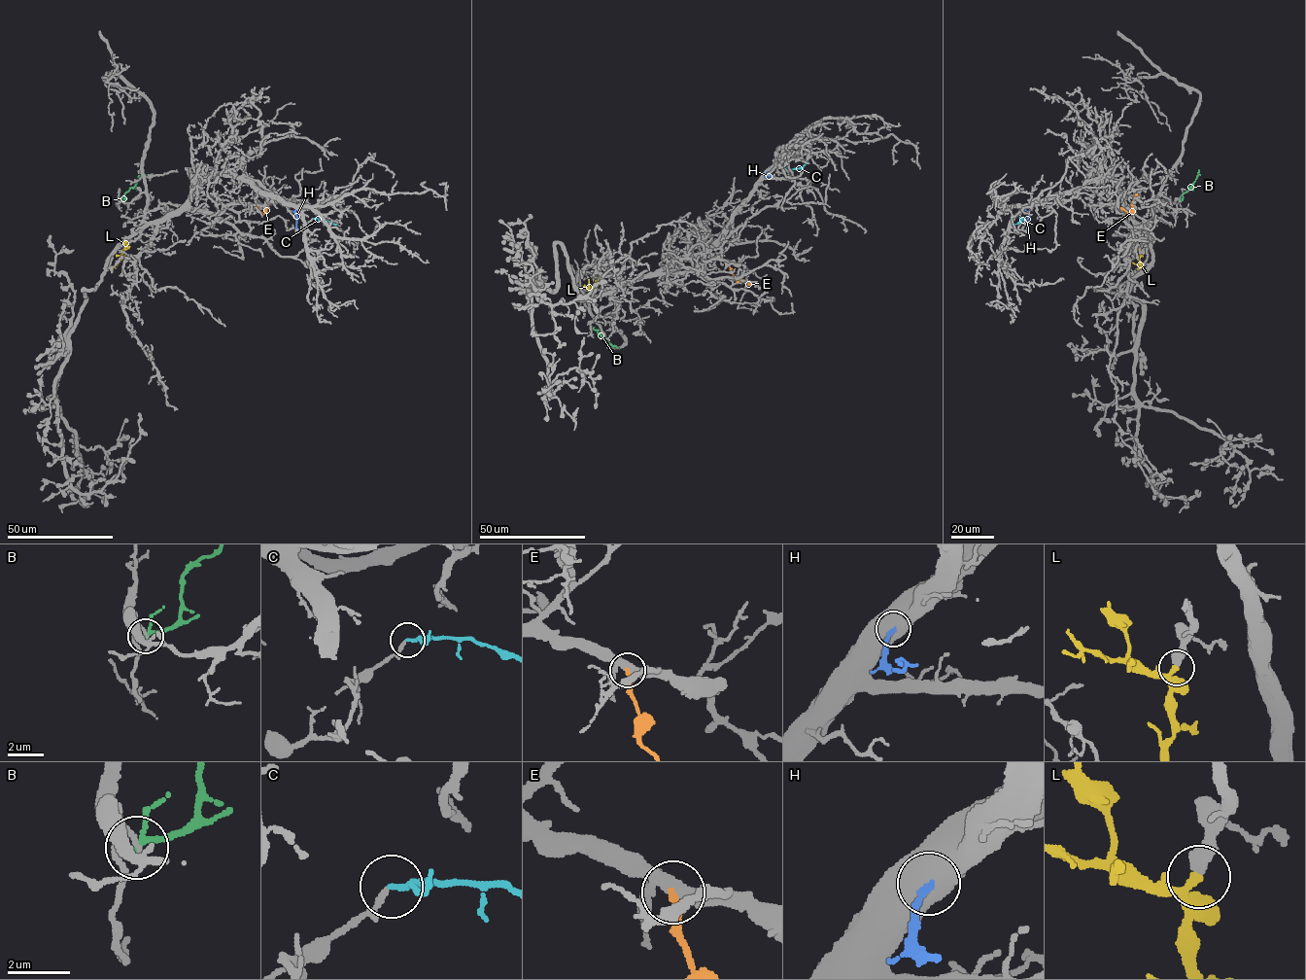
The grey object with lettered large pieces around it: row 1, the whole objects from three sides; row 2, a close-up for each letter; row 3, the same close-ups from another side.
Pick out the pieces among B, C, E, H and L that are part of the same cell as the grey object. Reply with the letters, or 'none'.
C, L

